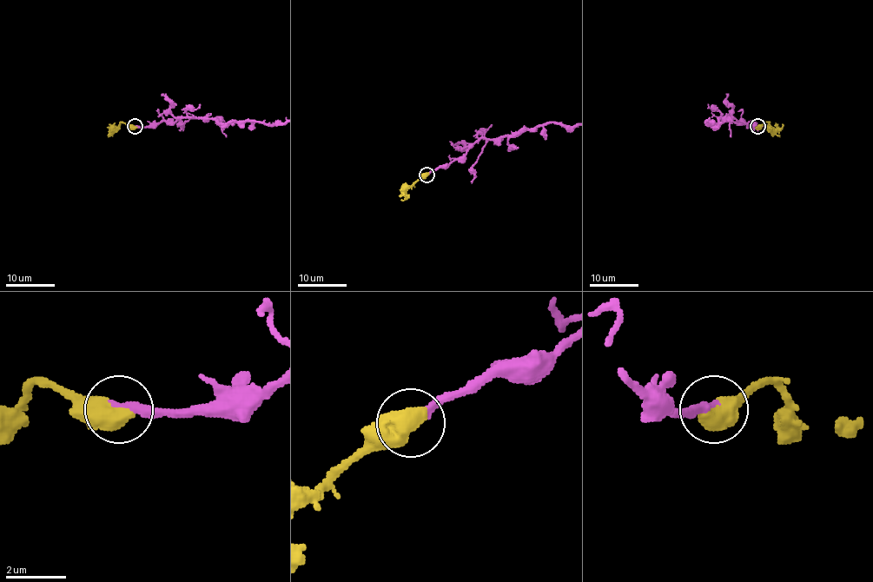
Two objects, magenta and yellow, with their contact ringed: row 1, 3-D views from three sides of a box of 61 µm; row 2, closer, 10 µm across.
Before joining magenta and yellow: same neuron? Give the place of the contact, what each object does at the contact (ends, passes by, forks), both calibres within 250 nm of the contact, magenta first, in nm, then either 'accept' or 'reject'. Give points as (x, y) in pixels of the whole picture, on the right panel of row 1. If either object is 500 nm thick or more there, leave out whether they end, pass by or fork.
at (757, 126); 280 nm thick on the magenta side, 850 nm on the other; accept

